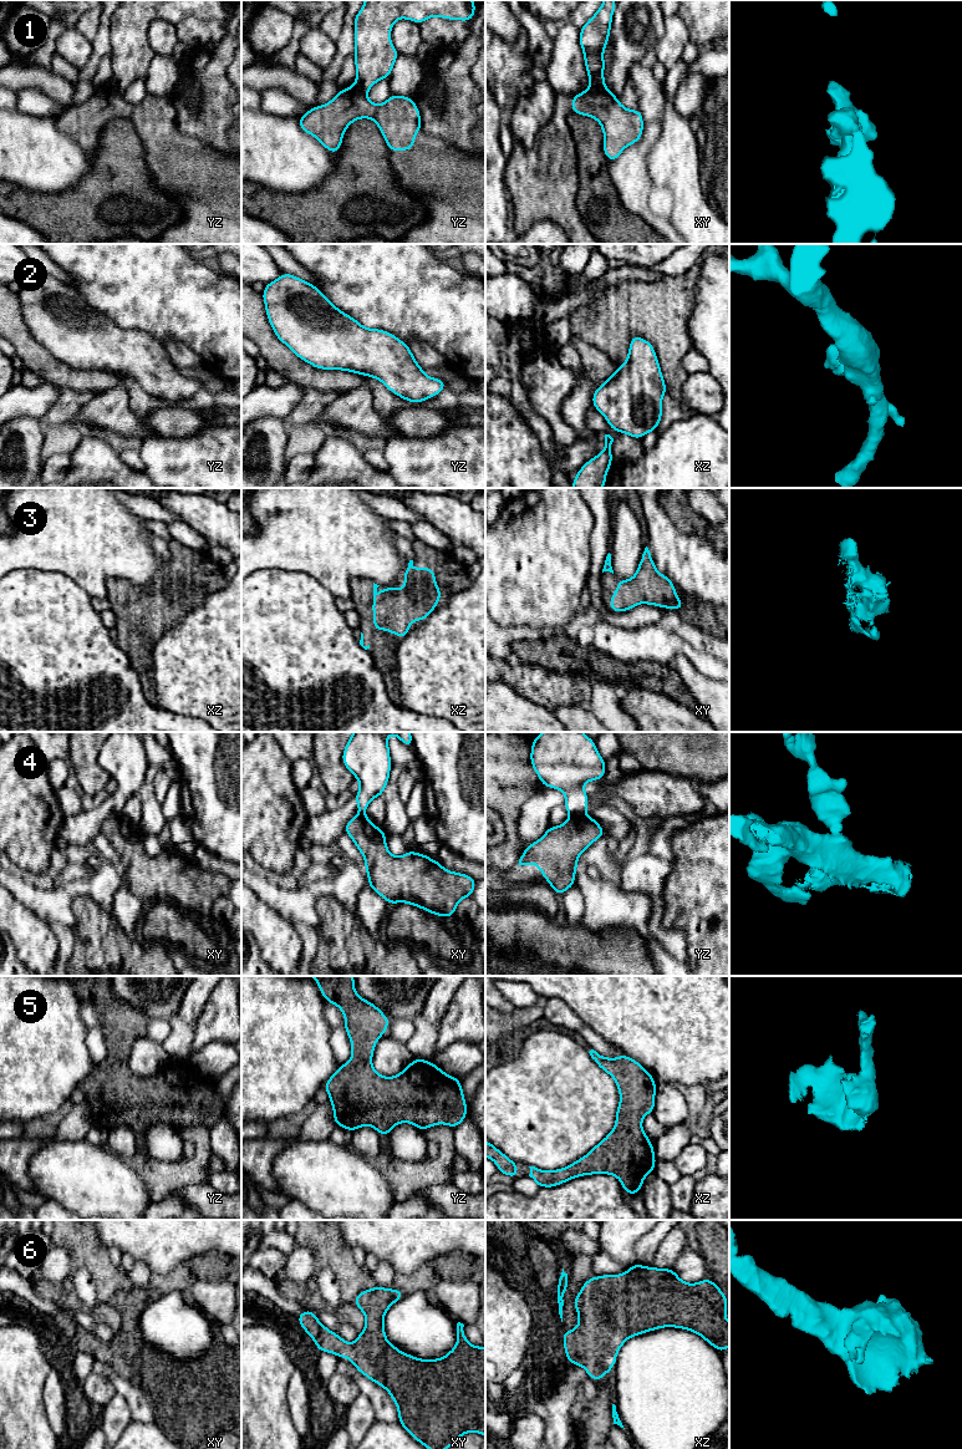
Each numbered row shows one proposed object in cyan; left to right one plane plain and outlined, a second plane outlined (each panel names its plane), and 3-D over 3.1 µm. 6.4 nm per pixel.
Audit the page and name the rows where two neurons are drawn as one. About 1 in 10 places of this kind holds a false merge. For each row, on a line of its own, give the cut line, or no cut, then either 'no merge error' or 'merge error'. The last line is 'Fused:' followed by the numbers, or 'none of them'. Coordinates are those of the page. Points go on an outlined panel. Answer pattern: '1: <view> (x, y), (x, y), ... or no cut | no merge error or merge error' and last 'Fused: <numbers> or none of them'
1: xy (590, 87), (605, 89) | merge error
2: no cut | no merge error
3: no cut | no merge error
4: yz (583, 812), (570, 815) | merge error
5: no cut | no merge error
6: no cut | no merge error
Fused: 1, 4

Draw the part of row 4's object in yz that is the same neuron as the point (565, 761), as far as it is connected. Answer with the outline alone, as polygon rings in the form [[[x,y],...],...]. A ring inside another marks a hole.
[[[543,732],[531,743],[530,763],[541,784],[564,792],[570,815],[584,813],[589,807],[584,784],[606,774],[595,741],[582,732]]]

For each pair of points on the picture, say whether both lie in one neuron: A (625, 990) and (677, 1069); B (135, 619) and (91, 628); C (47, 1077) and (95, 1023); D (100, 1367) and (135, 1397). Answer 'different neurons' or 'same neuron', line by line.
A: same neuron
B: different neurons
C: different neurons
D: same neuron

